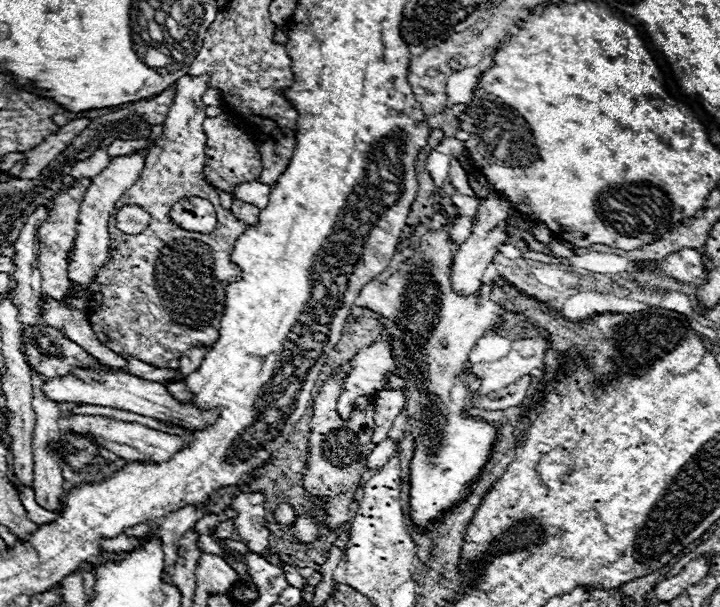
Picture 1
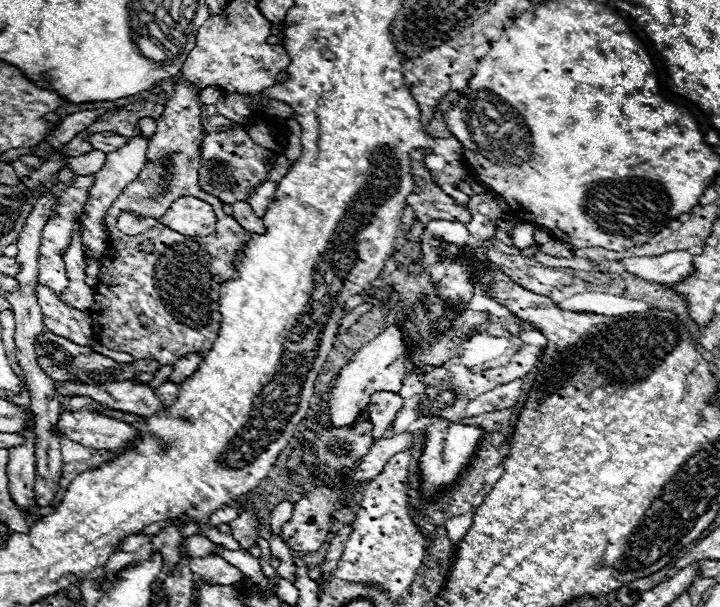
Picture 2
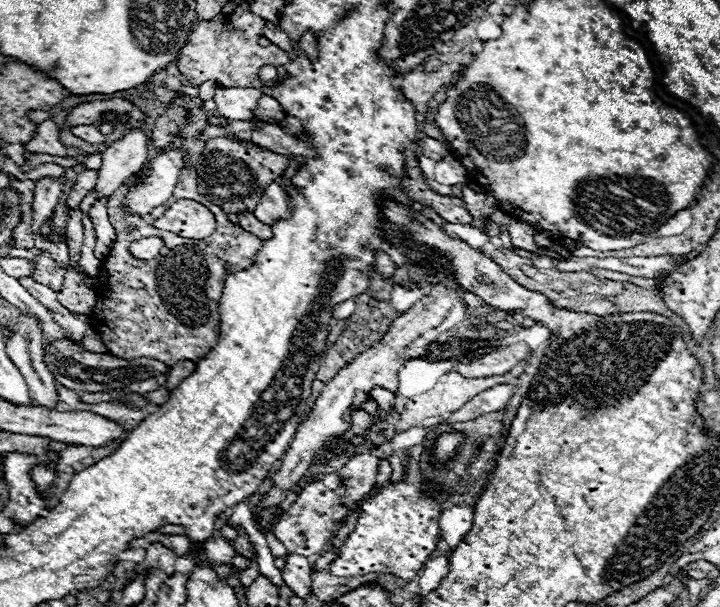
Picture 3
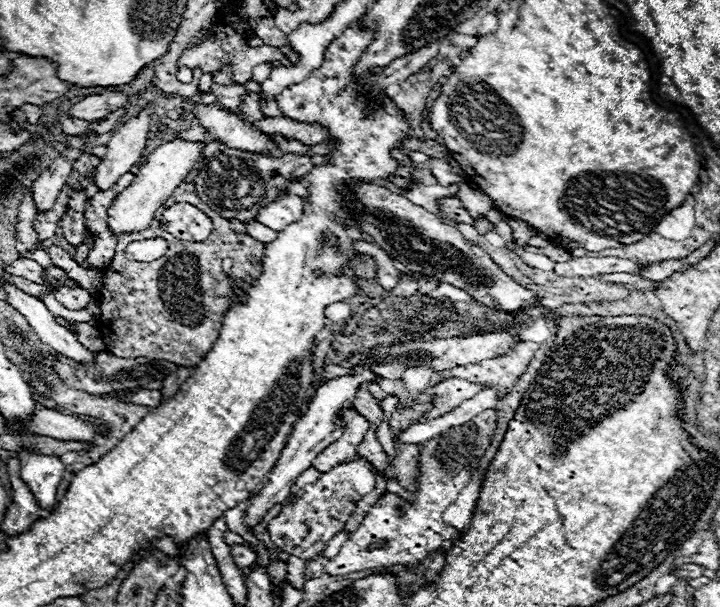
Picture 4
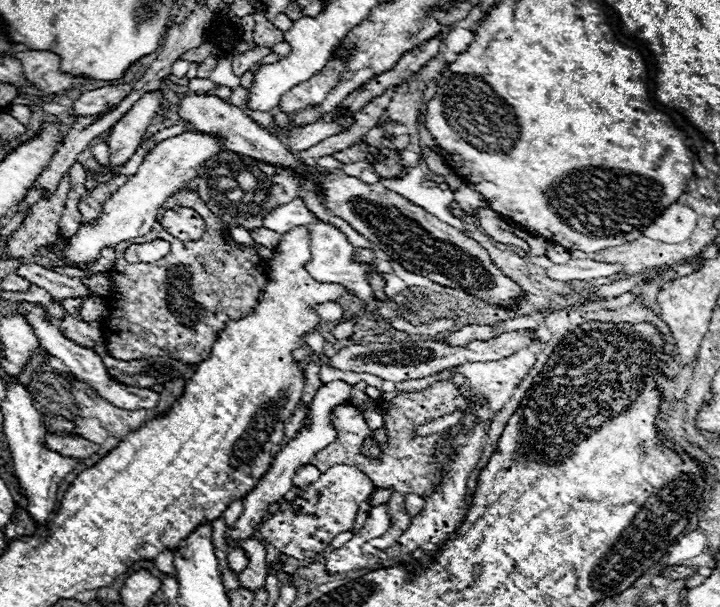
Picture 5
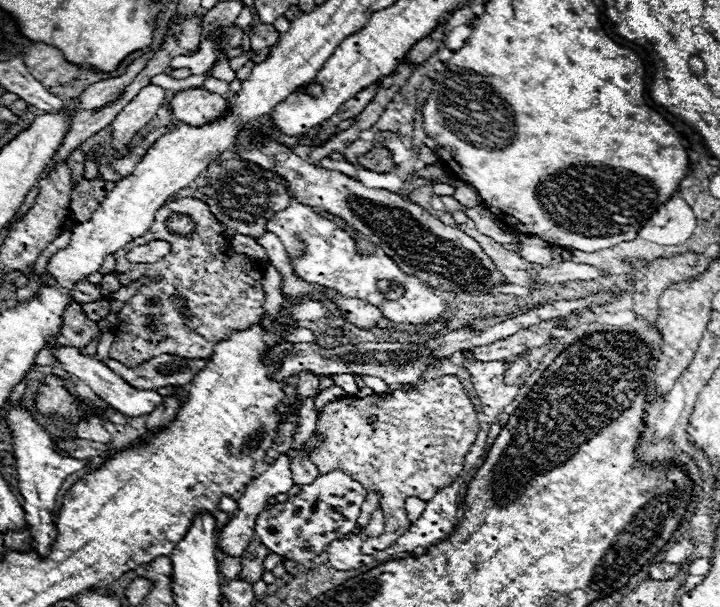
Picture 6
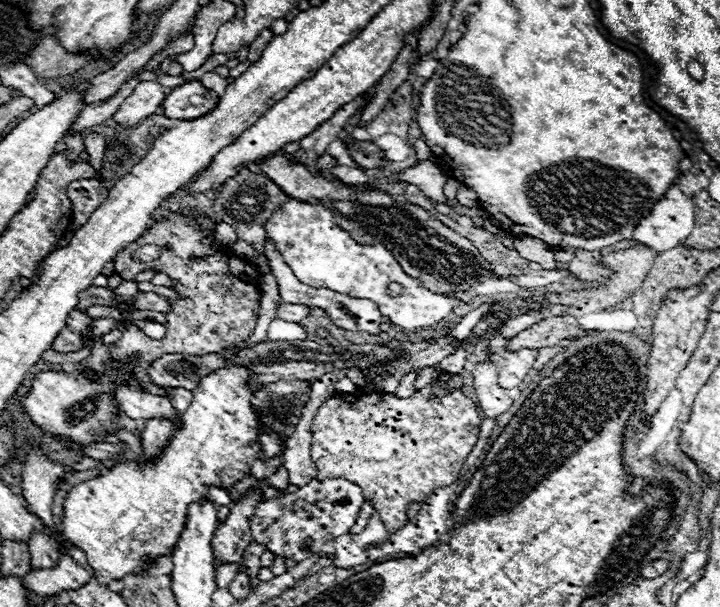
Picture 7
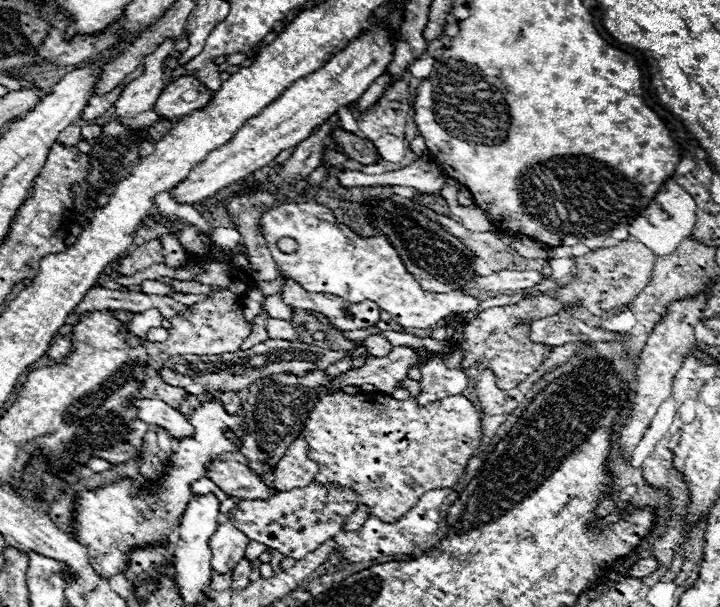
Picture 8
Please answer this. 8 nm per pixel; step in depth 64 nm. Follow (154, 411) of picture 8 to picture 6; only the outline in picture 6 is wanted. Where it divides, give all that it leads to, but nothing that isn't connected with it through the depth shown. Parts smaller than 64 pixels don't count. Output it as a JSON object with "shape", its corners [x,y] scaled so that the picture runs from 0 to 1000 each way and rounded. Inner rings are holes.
{"shape":[[[72,557],[69,560],[69,577],[75,580],[75,586],[89,600],[89,610],[103,616],[106,623],[117,626],[142,659],[147,659],[158,675],[167,675],[169,682],[175,685],[194,685],[194,682],[208,682],[222,662],[225,662],[225,652],[217,646],[217,643],[192,643],[192,639],[183,639],[181,633],[175,633],[164,616],[158,616],[150,603],[144,603],[136,590],[131,586],[117,586],[111,580],[111,573],[83,573],[83,567],[78,567],[78,560]]]}

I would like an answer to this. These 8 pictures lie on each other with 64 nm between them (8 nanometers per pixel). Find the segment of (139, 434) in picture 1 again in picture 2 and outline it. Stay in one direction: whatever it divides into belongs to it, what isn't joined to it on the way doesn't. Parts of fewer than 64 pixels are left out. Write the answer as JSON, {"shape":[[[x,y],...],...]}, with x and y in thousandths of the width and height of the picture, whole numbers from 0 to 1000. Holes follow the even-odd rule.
{"shape":[[[125,675],[86,679],[81,712],[92,715],[97,725],[114,735],[133,741],[142,738],[153,745],[169,745],[194,718],[192,702],[150,685],[128,682]]]}

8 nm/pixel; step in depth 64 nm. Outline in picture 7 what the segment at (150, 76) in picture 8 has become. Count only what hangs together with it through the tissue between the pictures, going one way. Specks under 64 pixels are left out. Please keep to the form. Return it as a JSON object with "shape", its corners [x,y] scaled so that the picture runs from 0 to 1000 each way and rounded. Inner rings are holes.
{"shape":[[[194,135],[183,158],[172,165],[172,171],[158,188],[158,201],[167,214],[186,211],[194,198],[217,188],[228,168],[231,148],[219,135]]]}

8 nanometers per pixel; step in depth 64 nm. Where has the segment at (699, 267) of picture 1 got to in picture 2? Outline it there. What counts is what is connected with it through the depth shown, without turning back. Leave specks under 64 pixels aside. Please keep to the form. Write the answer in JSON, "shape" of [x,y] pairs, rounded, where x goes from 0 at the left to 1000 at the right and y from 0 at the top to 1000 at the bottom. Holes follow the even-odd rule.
{"shape":[[[956,412],[950,415],[928,415],[919,422],[894,422],[894,425],[869,425],[869,445],[881,455],[939,468],[944,461],[953,461],[964,451],[961,418]]]}

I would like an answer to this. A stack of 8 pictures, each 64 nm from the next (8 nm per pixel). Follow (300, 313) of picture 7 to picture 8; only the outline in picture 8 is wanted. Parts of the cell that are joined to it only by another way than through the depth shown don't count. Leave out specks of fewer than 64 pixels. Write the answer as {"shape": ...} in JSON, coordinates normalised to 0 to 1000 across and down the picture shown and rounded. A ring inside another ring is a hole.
{"shape":[[[389,484],[372,488],[372,491],[367,494],[367,501],[364,501],[364,504],[372,511],[372,517],[375,517],[378,524],[389,524],[389,527],[406,527],[406,521],[408,521],[408,507],[400,507],[400,504],[392,498]]]}

